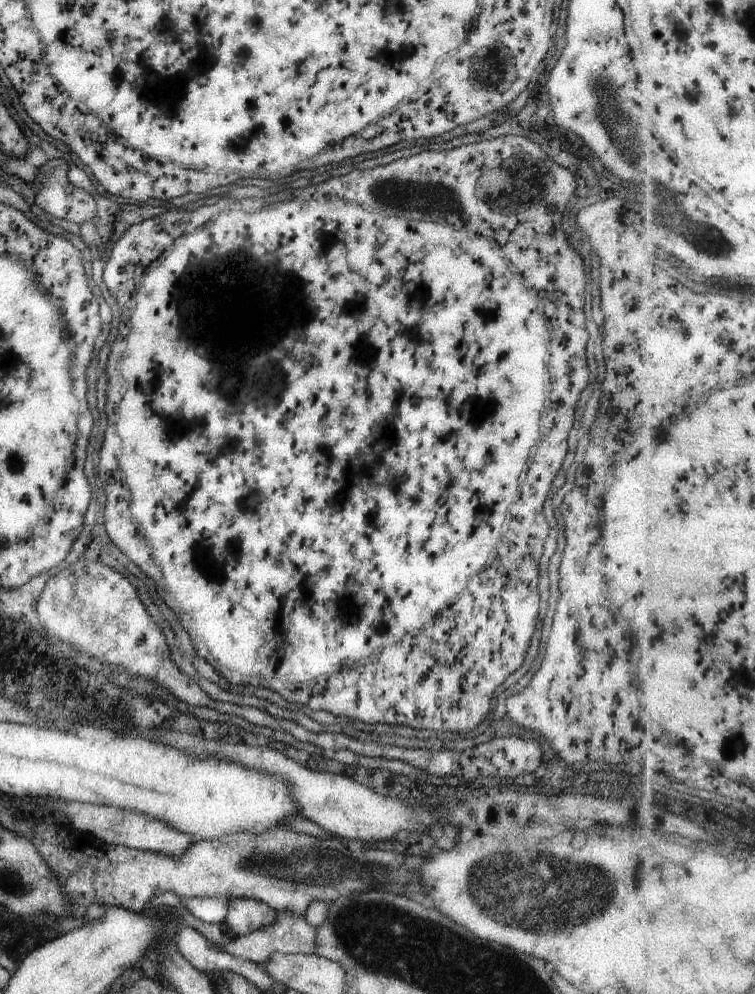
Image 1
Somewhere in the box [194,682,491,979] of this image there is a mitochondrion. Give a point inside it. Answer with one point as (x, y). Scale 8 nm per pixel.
(311, 868)

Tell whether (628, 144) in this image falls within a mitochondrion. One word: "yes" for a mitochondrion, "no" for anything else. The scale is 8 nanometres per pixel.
yes

